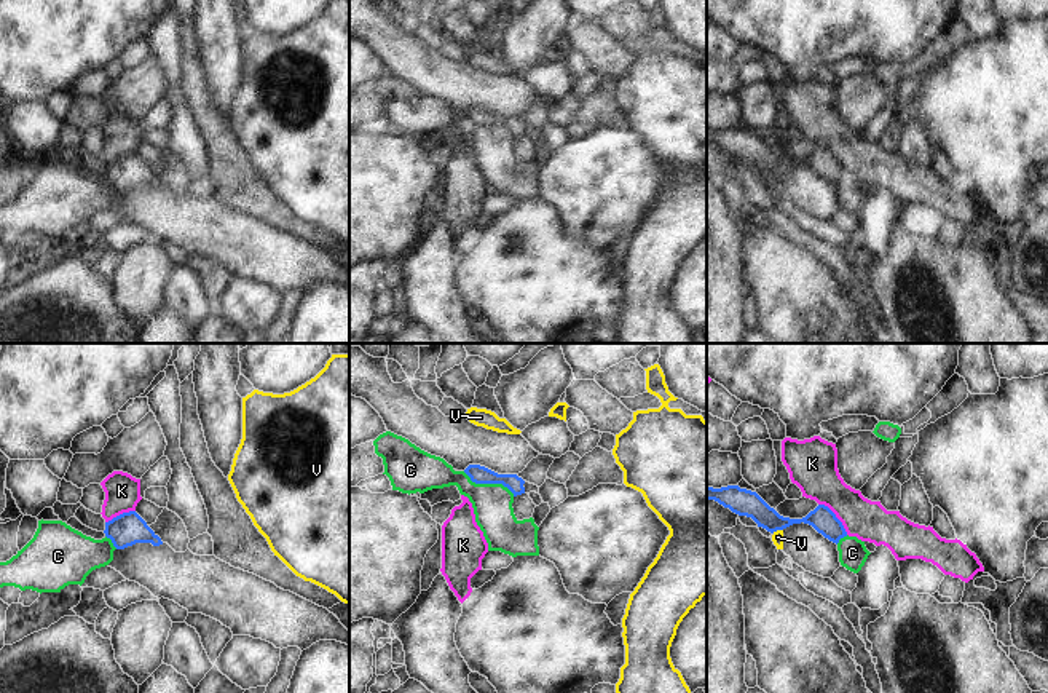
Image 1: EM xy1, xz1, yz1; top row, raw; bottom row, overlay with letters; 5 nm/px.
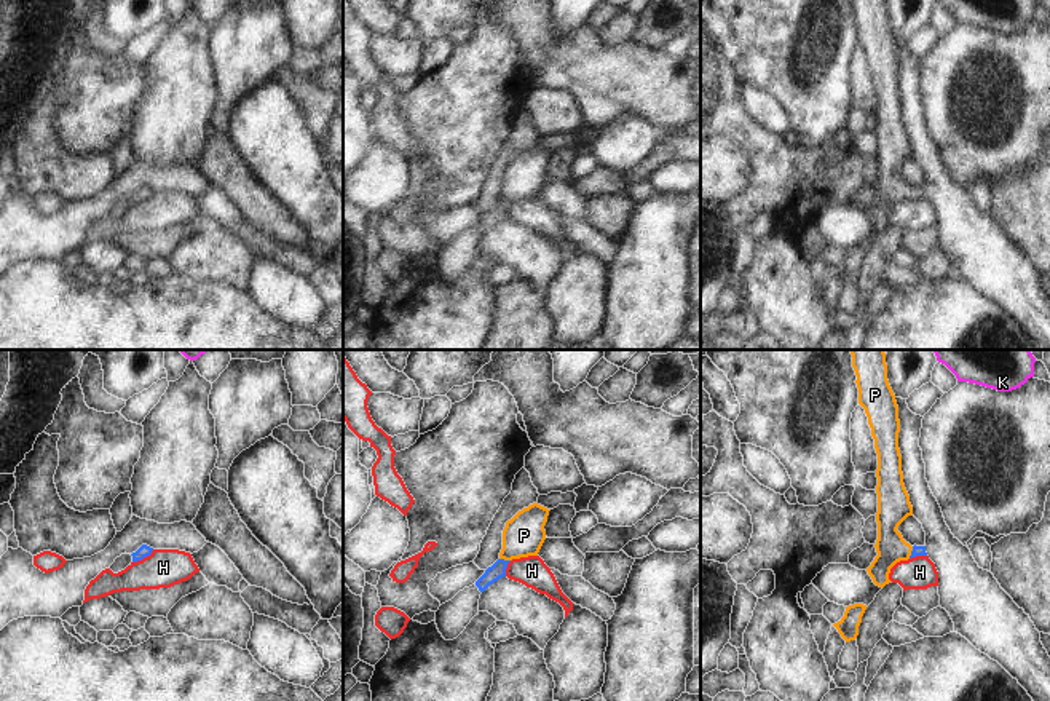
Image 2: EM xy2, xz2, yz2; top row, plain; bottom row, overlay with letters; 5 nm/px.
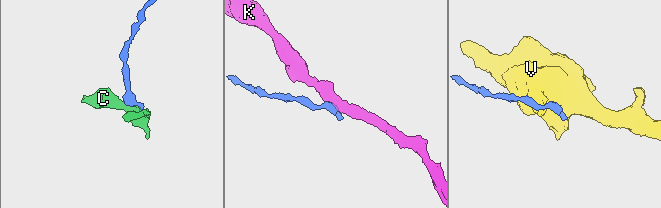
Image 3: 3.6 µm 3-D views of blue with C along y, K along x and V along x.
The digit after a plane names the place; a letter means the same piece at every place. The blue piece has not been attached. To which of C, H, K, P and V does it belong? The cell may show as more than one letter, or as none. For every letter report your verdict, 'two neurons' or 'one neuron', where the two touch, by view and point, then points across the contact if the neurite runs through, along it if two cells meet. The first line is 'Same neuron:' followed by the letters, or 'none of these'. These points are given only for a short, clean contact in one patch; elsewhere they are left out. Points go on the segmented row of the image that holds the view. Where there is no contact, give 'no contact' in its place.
Same neuron: P
C: two neurons; meets blue in xz1 at (488, 483); border along xz1 (463, 471), (476, 483), (501, 483), (514, 495)
H: two neurons; meets blue in xy2 at (142, 558); border along xy2 (153, 550), (133, 562)
K: two neurons; meets blue in yz1 at (835, 516); border along yz1 (819, 503), (823, 503), (835, 514), (847, 534)
P: one neuron; meets blue in xz2 at (503, 559); runs through xz2 (498, 569), (503, 559), (524, 535)
V: two neurons; meets blue in yz1 at (777, 529); border along yz1 (782, 529), (772, 532)

